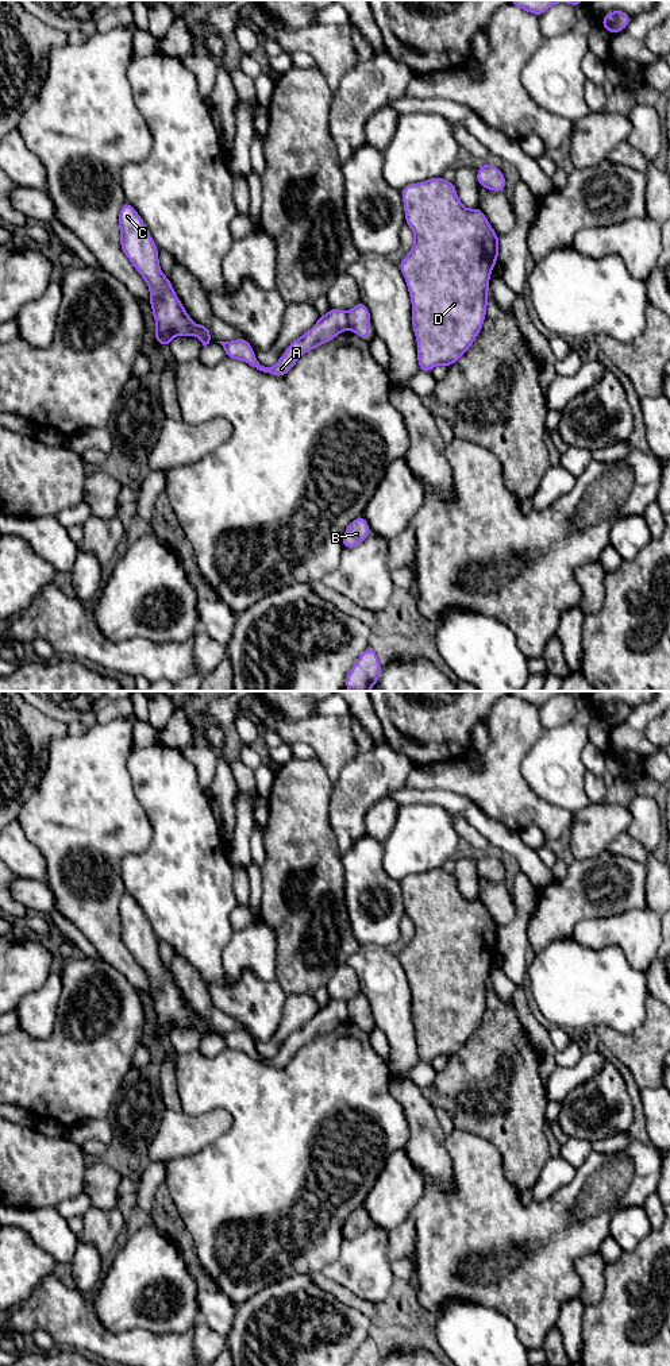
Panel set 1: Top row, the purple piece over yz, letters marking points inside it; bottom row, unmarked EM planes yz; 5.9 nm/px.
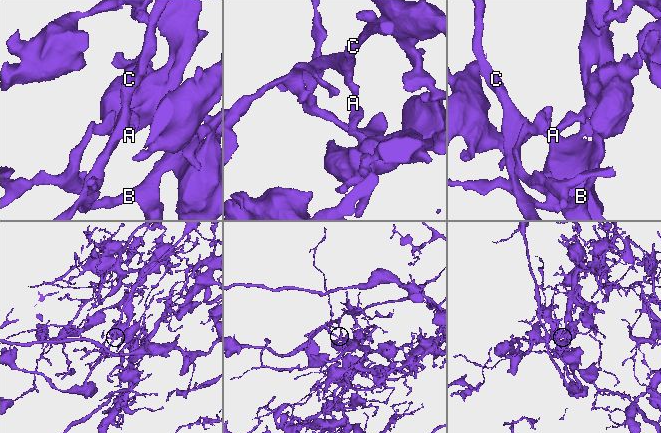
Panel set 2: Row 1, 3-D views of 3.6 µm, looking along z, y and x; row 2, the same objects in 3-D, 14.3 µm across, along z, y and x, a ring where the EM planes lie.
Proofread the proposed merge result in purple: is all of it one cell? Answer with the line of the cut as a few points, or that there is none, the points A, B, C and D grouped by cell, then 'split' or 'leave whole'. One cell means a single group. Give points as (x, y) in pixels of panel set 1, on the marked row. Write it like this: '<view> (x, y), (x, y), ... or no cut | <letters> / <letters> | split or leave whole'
yz (346, 313), (349, 327) | A C / B D | split

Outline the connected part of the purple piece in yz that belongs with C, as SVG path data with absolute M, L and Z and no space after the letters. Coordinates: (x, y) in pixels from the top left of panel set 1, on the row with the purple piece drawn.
M127 201L119 213L120 246L135 270L150 289L150 305L157 331L154 339L170 347L173 336L196 336L204 348L215 342L208 325L197 325L190 320L168 277L162 274L158 261L158 247L150 236L142 217Z

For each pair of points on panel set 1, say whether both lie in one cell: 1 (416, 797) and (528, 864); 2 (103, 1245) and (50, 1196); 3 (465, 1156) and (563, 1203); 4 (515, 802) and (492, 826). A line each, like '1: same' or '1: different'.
1: same
2: different
3: same
4: different

